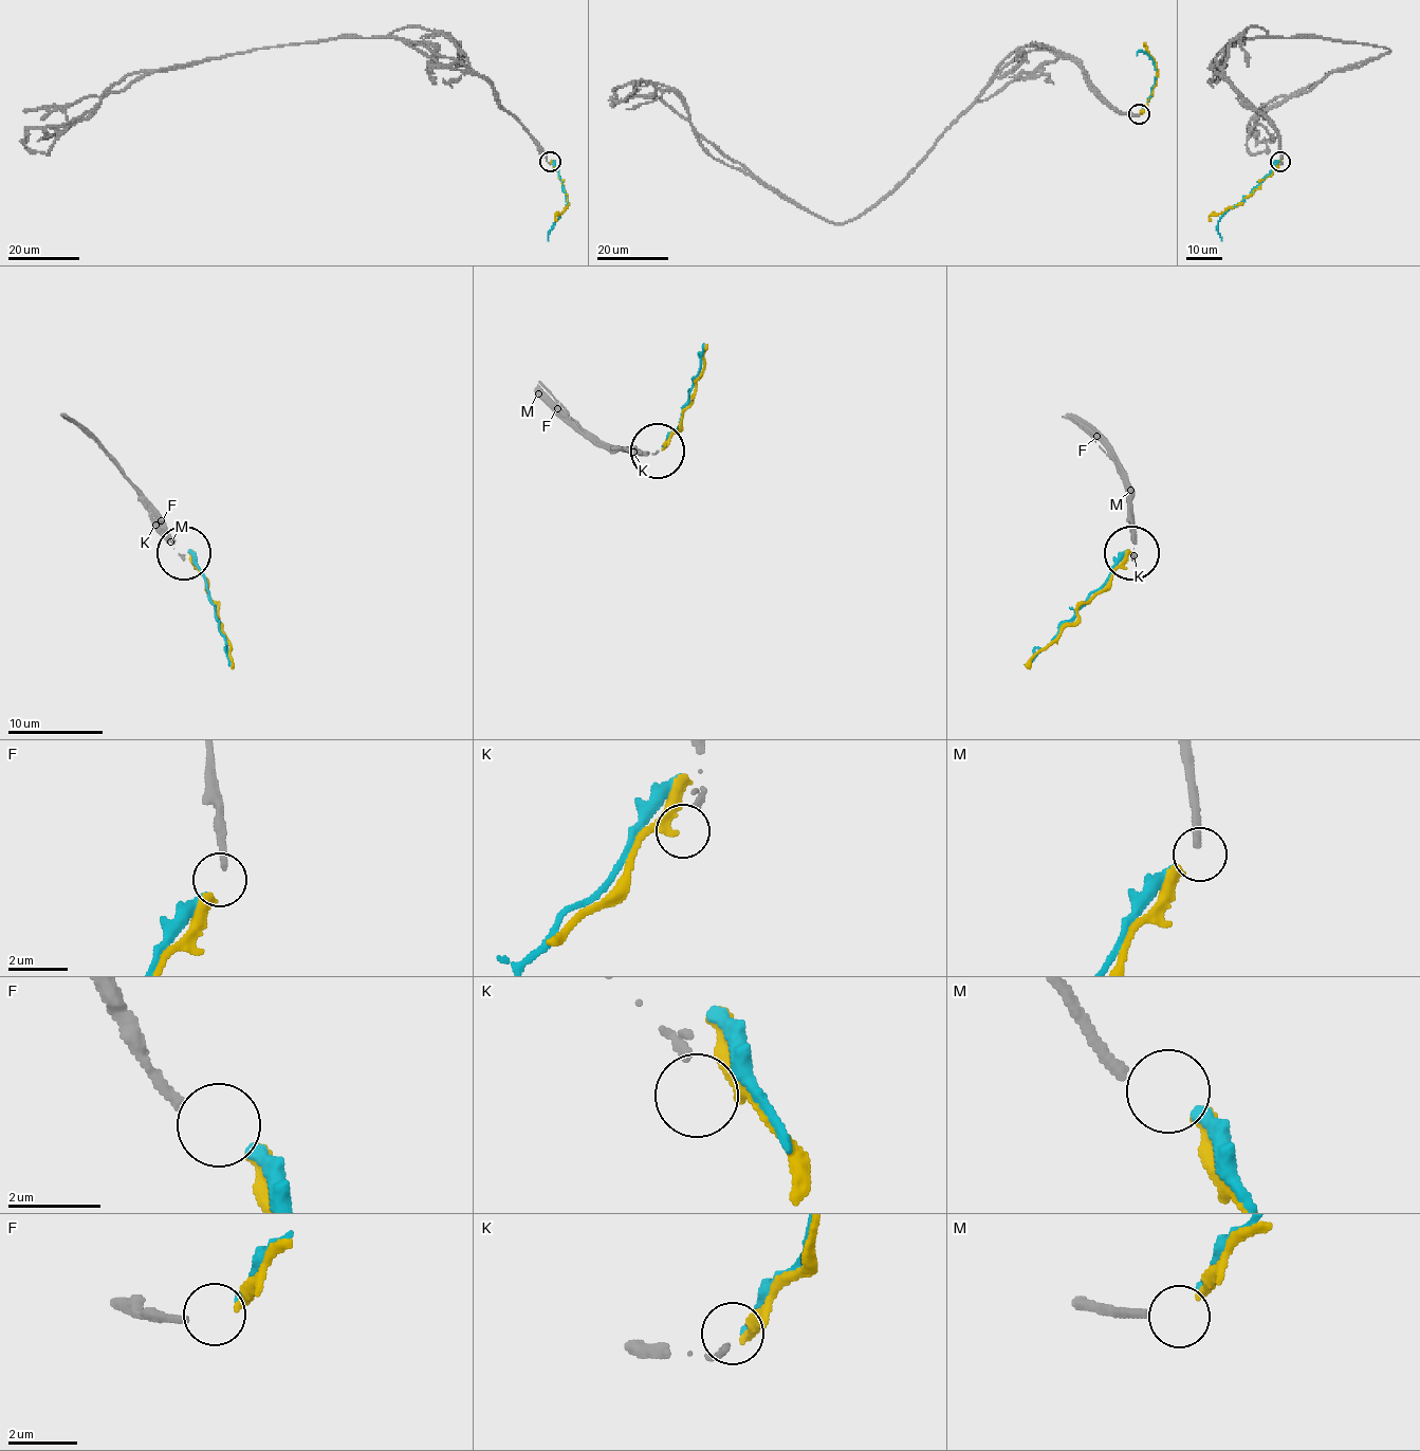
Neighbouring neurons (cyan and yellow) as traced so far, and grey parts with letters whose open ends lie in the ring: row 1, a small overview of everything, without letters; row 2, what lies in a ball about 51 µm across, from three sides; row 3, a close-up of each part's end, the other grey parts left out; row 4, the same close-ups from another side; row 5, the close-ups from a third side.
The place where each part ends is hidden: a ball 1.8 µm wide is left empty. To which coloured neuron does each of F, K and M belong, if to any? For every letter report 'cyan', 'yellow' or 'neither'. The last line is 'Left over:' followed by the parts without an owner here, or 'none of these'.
F: cyan
K: neither
M: yellow
Left over: K

